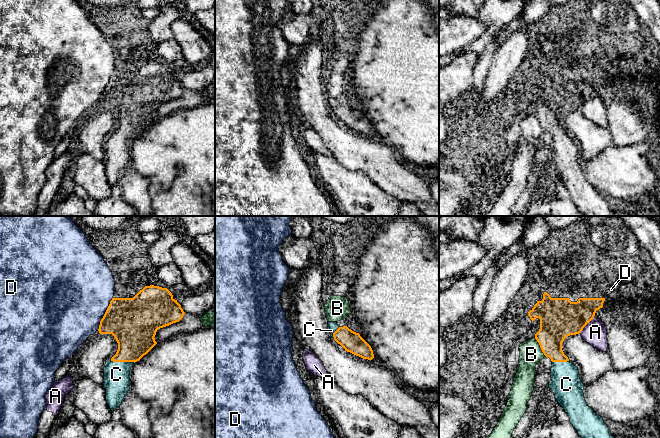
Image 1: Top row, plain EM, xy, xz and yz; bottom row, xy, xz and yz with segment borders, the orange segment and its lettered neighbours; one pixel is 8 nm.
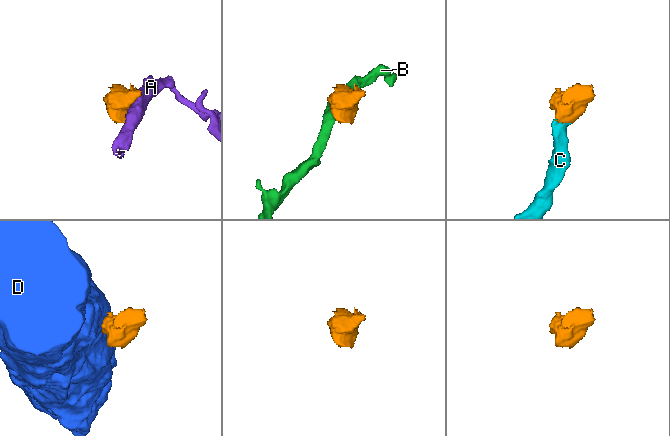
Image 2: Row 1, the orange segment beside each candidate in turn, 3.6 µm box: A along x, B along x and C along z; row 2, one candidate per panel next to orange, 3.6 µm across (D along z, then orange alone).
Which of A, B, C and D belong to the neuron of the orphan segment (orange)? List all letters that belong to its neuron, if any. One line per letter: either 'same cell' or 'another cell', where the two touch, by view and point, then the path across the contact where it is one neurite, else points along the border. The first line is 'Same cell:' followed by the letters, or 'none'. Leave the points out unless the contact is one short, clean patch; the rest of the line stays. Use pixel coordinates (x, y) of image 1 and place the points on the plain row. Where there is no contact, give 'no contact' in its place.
Same cell: C
A: another cell; contact yz (586, 100)
B: another cell; contact yz (540, 123)
C: same cell; contact xy (122, 137); way xy (134, 109), (132, 123), (122, 137), (116, 150)
D: another cell; contact xy (104, 90)

